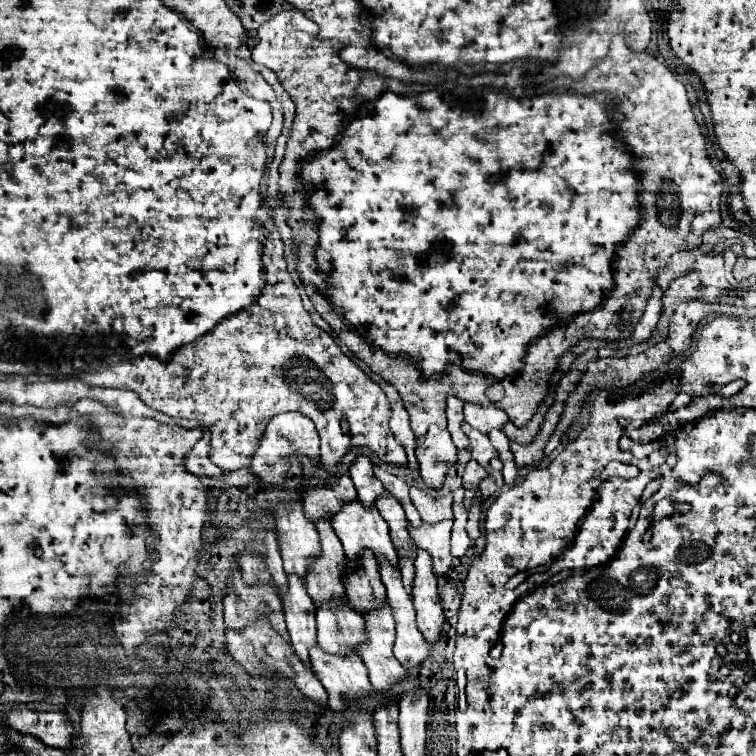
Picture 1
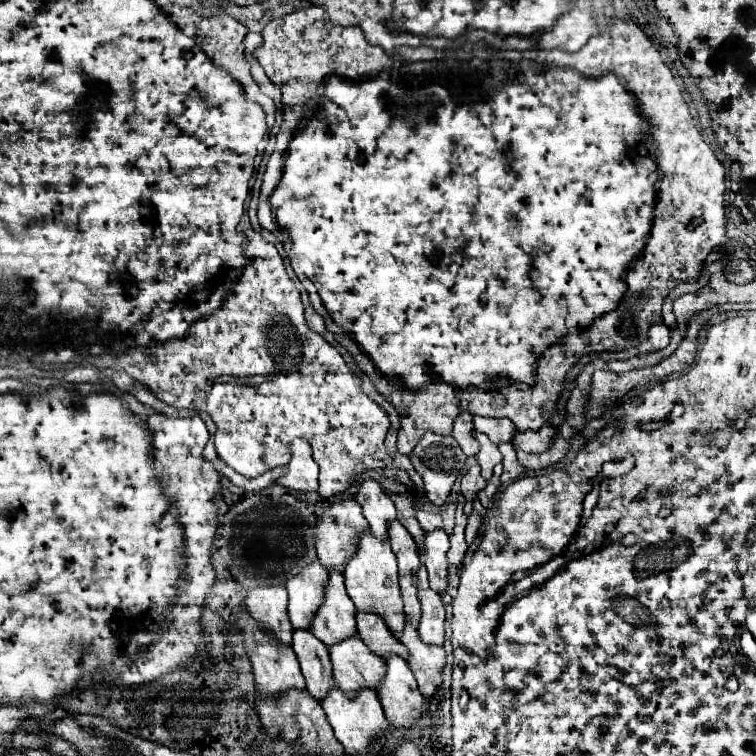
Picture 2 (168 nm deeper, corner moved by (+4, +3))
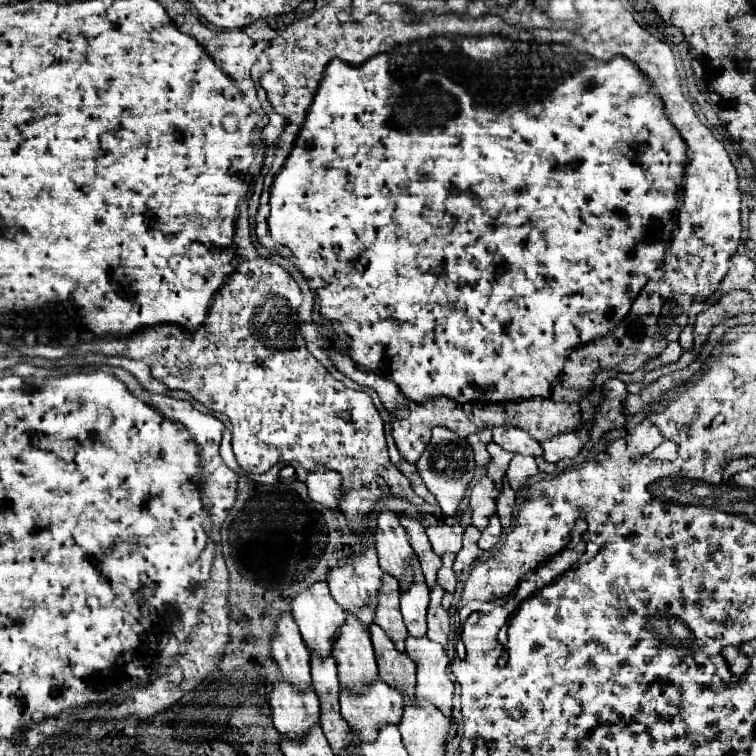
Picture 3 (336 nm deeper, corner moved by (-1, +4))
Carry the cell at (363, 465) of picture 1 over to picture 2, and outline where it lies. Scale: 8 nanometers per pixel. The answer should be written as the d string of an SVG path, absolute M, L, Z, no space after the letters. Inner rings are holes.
M365 480L361 482L355 500L361 504L371 532L375 536L381 536L381 540L387 540L389 520L395 520L395 504L391 502L391 498L381 490L375 480Z

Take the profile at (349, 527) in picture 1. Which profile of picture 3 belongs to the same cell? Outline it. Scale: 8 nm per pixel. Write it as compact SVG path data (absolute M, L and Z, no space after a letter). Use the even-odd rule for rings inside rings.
M384 573L382 587L378 589L378 605L376 605L376 613L374 613L374 623L380 625L388 633L388 637L394 639L394 645L398 647L398 651L402 651L408 631L406 631L406 625L398 611L398 599L400 599L398 579Z

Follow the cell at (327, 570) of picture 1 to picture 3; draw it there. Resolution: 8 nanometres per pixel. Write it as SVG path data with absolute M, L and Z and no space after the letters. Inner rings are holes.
M352 613L346 615L340 627L340 635L332 645L332 655L338 663L340 687L362 687L362 683L370 683L370 679L378 675L370 633Z

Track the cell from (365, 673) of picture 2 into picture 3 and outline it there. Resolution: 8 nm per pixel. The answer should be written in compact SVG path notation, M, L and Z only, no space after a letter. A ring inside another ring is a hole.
M376 677L374 683L364 685L358 693L350 693L348 689L342 689L340 707L342 707L342 717L348 723L354 723L354 727L358 727L358 731L362 731L362 735L366 735L366 739L374 739L374 727L378 727L378 723L396 725L398 719L402 717L402 695L394 687L384 683L380 677Z

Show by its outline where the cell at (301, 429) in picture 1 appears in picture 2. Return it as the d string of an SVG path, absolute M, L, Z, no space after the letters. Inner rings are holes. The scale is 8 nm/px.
M297 438L291 444L291 452L293 452L293 458L287 464L287 474L283 478L279 478L277 484L287 486L297 492L317 490L319 488L319 482L317 482L319 470L317 470L315 460L311 458L311 446L305 444L303 438Z

